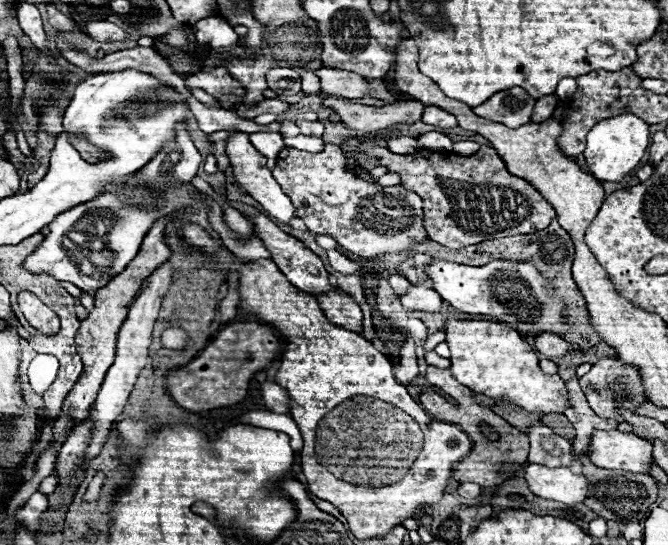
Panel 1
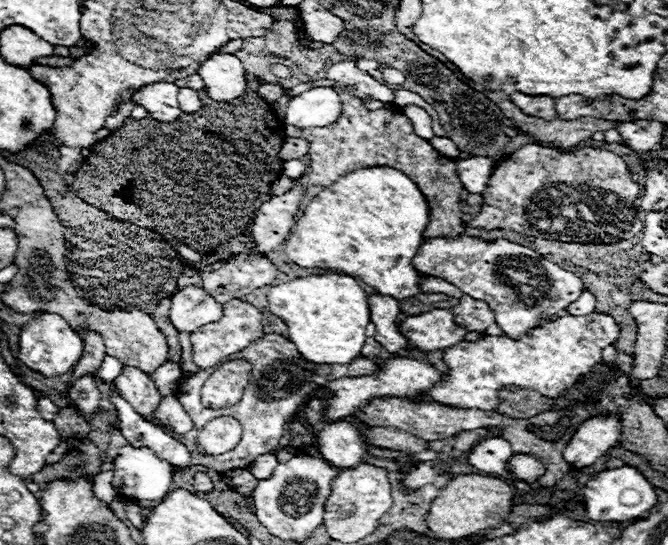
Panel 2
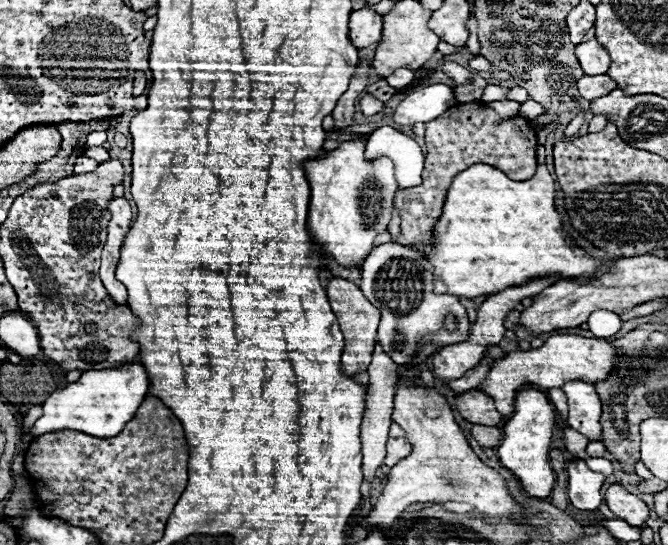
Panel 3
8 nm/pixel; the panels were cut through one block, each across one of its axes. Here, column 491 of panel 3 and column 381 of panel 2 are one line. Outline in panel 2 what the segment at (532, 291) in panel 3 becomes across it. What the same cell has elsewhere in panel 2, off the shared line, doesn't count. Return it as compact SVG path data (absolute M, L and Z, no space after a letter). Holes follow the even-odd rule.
M370 294L368 296L370 304L370 320L376 326L374 338L390 352L398 354L402 350L412 350L412 344L404 334L398 330L398 316L400 316L400 302L394 300L392 296L382 296L382 294Z

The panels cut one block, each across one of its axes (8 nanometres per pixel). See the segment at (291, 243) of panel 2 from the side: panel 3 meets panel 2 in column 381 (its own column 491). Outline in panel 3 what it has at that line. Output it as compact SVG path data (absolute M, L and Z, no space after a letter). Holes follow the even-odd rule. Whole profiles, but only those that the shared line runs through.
M472 164L454 176L446 192L444 210L434 226L434 252L426 254L426 260L434 266L434 292L476 298L538 276L560 274L564 278L580 278L606 272L604 260L590 258L578 246L568 246L562 234L562 220L554 208L554 180L544 164L538 164L536 174L524 182L514 182L488 164Z

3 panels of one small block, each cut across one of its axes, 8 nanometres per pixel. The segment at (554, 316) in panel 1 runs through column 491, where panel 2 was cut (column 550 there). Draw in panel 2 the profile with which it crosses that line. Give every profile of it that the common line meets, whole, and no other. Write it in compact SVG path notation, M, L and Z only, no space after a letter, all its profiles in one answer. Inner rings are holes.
M468 236L430 238L414 256L414 268L426 276L436 276L456 284L472 298L490 302L496 312L496 324L510 338L520 338L542 320L550 320L584 292L584 284L576 274L544 260L538 252L526 246L508 240L482 242Z

